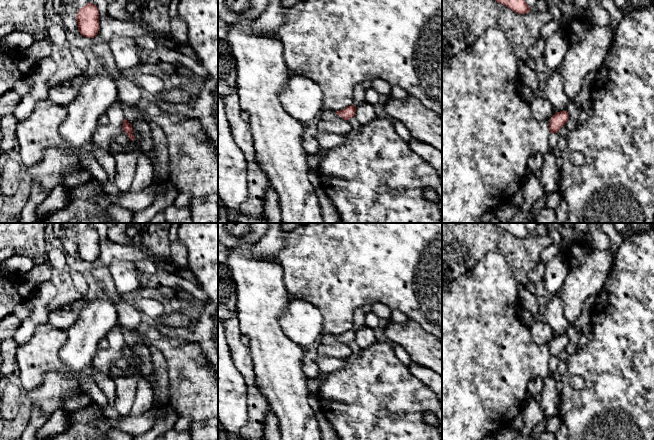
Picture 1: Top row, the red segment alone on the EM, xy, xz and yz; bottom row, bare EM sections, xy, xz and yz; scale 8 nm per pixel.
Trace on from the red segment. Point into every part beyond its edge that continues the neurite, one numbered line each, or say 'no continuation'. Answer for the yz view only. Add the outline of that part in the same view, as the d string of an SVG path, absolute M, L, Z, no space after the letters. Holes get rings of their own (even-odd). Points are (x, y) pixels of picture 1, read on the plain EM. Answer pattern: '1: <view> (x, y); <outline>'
no continuation

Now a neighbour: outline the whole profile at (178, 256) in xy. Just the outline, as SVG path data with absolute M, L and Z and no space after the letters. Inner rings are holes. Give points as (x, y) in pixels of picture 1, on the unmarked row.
M178 239L171 244L171 253L169 261L179 268L187 268L187 249Z

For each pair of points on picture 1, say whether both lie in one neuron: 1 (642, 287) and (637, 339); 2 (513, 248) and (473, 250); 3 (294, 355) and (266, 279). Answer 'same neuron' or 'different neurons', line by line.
1: same neuron
2: same neuron
3: same neuron

